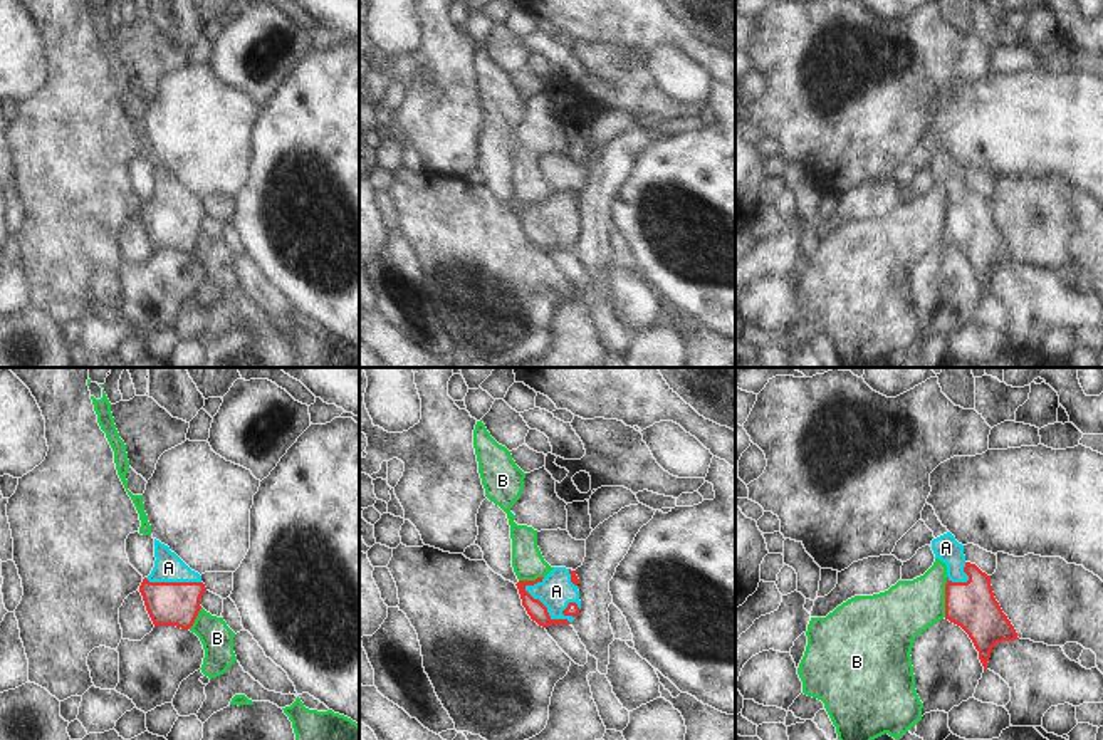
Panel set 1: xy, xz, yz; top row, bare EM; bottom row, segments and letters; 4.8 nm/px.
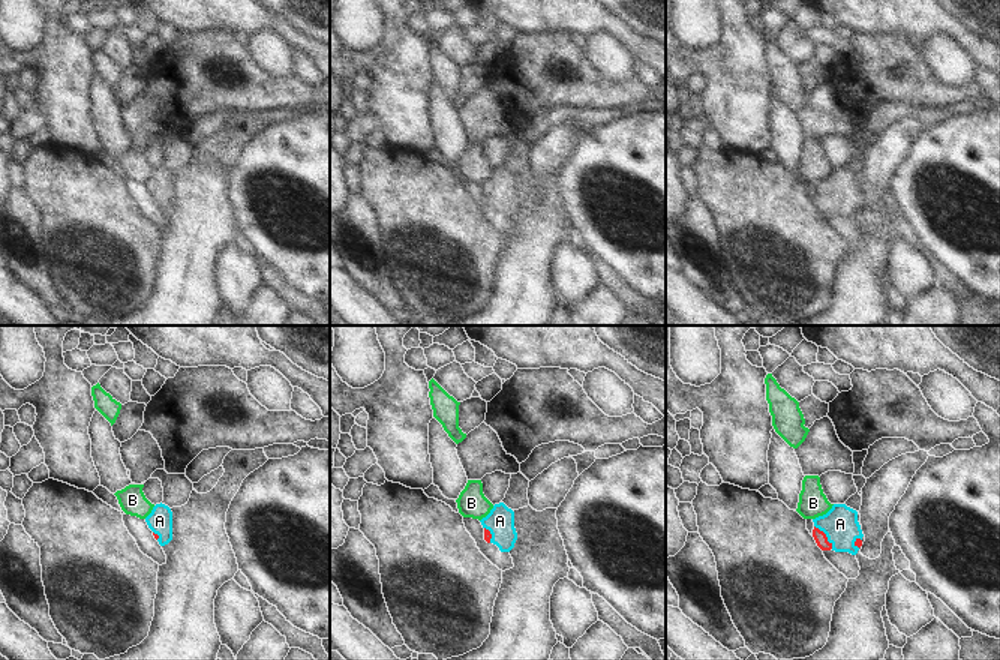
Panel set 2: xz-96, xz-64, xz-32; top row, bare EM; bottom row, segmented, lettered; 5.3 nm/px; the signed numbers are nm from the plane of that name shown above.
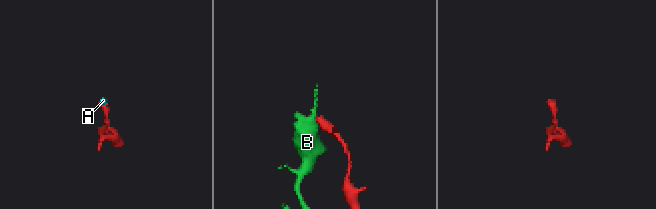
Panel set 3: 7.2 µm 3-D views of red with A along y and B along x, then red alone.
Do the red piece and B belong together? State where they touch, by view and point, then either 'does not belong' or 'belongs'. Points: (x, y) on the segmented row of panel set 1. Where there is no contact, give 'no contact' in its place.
meets red in yz at (946, 598); does not belong

